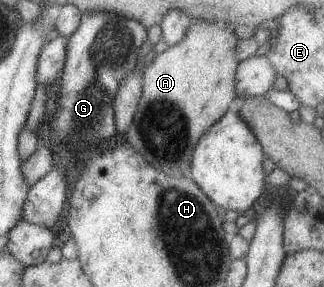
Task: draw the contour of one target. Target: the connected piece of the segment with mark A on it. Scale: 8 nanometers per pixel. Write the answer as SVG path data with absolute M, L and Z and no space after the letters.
M192 21L179 43L168 46L146 66L139 103L124 137L158 172L175 177L189 175L195 144L203 132L229 109L229 103L236 97L234 75L239 62L234 56L234 45L237 40L233 27L225 22Z

